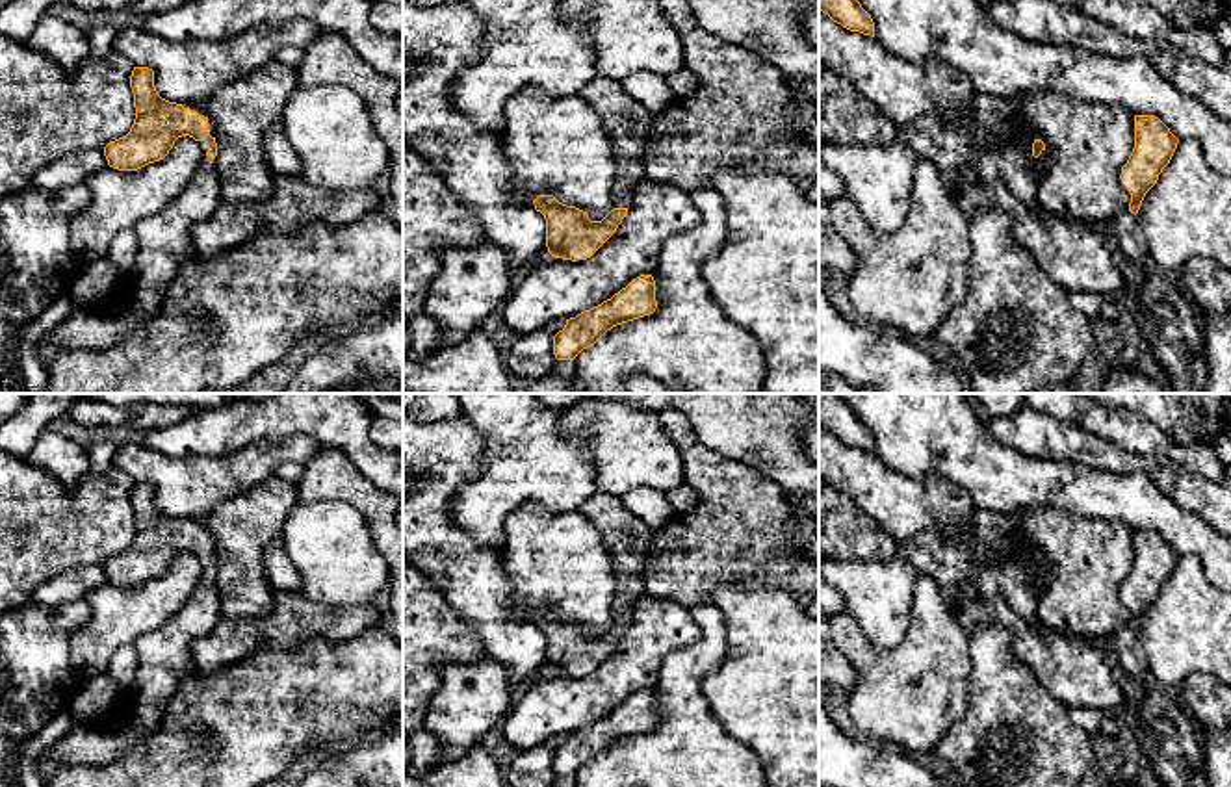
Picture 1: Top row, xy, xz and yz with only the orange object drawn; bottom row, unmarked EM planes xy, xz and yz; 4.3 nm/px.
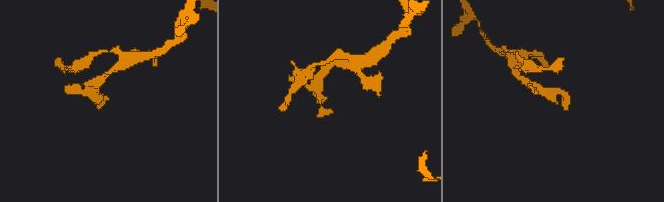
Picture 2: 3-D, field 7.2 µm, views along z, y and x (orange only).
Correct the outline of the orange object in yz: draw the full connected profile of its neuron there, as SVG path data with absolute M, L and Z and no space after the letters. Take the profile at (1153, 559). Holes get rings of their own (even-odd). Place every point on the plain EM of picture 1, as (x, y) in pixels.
M1134 531L1134 564L1121 583L1121 600L1131 609L1129 627L1138 629L1146 609L1170 579L1179 555L1155 531Z

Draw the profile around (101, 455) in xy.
M111 440L93 444L91 447L84 447L91 471L104 473L115 464L117 444Z

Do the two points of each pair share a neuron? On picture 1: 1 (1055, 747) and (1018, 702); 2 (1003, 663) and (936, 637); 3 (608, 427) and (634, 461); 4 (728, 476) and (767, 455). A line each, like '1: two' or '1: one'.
1: one
2: two
3: one
4: two

